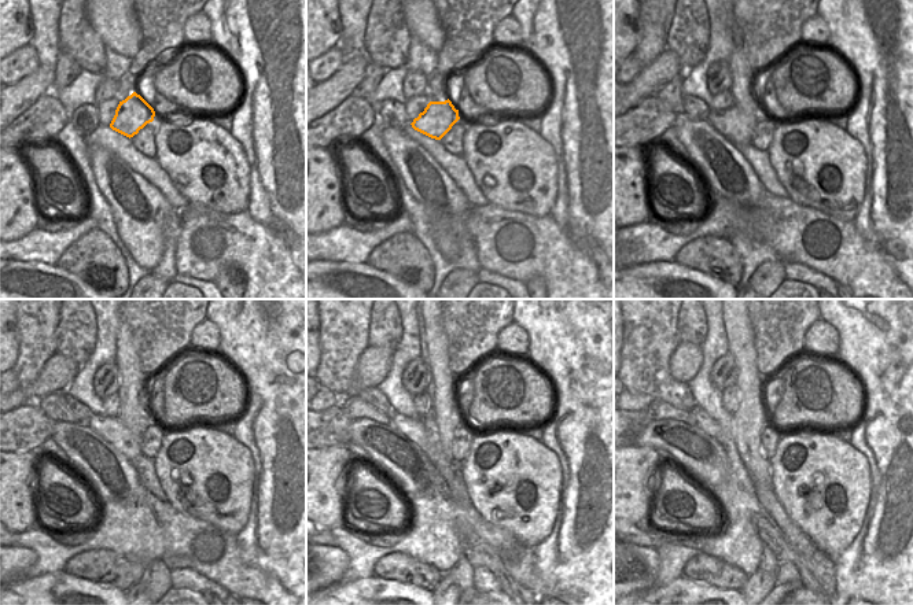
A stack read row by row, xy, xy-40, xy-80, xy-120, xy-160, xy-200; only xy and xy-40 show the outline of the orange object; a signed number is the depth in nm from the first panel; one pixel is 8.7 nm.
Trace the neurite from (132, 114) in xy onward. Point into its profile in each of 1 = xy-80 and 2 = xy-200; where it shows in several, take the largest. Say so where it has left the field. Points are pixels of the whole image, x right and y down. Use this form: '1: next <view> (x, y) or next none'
1: next xy-80 (735, 125)
2: next xy-200 (705, 421)

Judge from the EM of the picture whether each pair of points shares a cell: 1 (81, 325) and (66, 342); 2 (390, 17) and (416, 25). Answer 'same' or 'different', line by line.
1: same
2: different

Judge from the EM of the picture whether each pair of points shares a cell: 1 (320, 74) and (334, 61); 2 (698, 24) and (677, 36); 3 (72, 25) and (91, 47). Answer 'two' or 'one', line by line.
1: one
2: one
3: one

